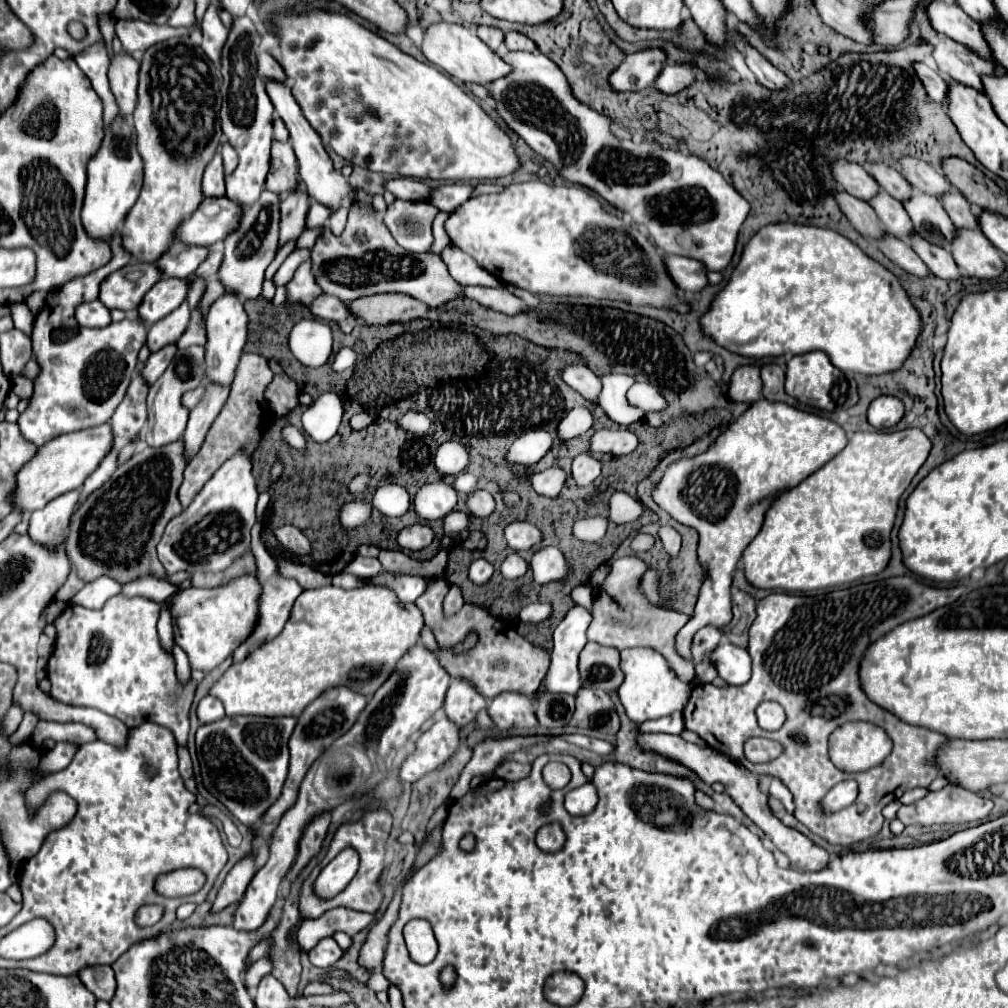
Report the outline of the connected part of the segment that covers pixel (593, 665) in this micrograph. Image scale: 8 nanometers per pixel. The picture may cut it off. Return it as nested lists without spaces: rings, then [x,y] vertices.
[[[586,643],[580,653],[580,679],[582,685],[590,685],[604,691],[614,691],[622,683],[620,653],[612,647],[602,647],[598,643]]]

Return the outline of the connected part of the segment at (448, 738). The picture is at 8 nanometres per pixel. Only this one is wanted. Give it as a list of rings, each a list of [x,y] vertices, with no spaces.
[[[446,717],[434,723],[418,741],[416,751],[402,763],[400,777],[406,783],[414,783],[430,771],[444,765],[460,745],[460,733]]]

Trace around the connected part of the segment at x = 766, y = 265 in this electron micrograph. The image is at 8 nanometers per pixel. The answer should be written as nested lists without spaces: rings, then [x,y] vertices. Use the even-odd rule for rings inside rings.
[[[770,223],[746,243],[730,281],[714,297],[708,313],[700,317],[700,329],[704,337],[742,357],[764,359],[824,351],[840,371],[880,375],[902,367],[920,333],[920,315],[898,279],[844,235],[810,225]]]

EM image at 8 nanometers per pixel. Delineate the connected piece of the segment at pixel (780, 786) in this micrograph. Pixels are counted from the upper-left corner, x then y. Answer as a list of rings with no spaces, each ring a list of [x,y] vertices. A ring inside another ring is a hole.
[[[770,777],[772,781],[770,781],[770,797],[776,797],[776,799],[780,799],[782,801],[782,805],[786,807],[786,811],[794,811],[794,803],[792,803],[792,793],[790,793],[790,789],[780,781],[780,779],[776,779],[776,777]]]

